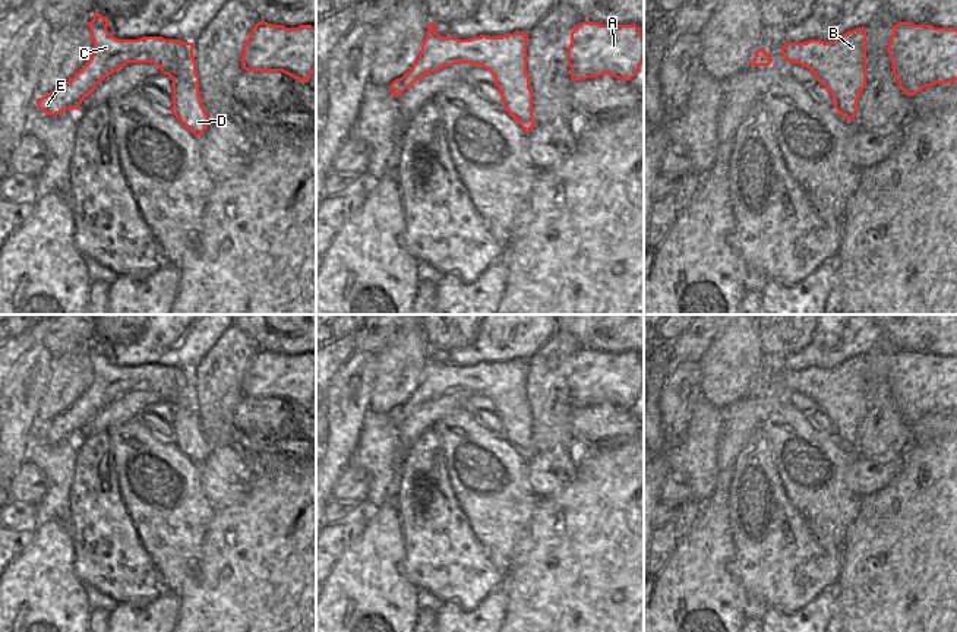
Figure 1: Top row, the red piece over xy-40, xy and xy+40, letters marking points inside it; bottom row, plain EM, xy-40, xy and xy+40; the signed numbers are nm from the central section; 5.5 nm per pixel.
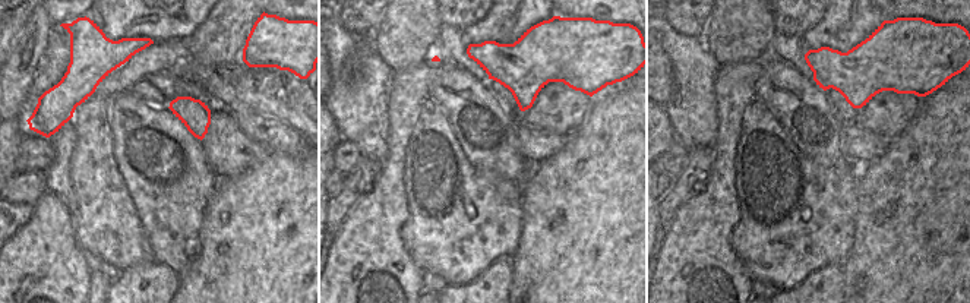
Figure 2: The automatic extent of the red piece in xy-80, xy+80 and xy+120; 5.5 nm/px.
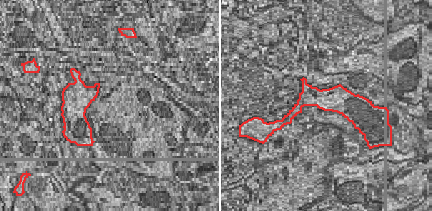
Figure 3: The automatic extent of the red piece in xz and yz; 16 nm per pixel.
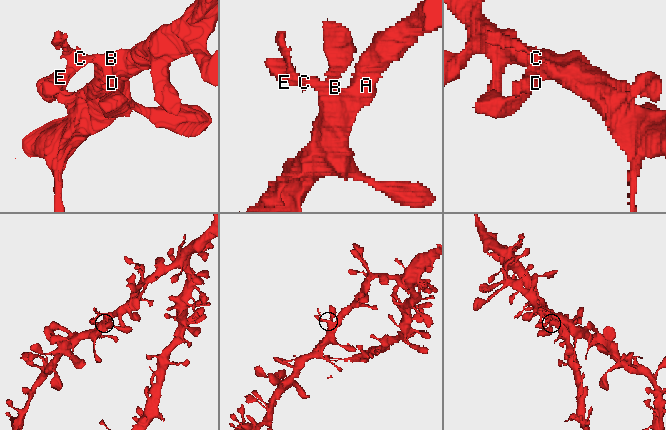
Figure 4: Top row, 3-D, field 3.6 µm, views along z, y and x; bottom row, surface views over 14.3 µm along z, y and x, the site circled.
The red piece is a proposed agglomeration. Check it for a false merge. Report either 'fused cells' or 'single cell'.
single cell

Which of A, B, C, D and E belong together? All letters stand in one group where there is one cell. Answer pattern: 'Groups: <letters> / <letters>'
Groups: A B C D E.

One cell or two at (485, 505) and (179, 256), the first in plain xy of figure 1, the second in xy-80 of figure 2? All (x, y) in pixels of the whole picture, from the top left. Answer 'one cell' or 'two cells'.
one cell

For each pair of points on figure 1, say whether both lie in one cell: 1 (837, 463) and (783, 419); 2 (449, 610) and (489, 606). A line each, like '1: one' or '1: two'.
1: one
2: one

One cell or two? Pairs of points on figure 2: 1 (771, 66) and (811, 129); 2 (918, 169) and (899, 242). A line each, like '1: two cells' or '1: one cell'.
1: one cell
2: one cell

